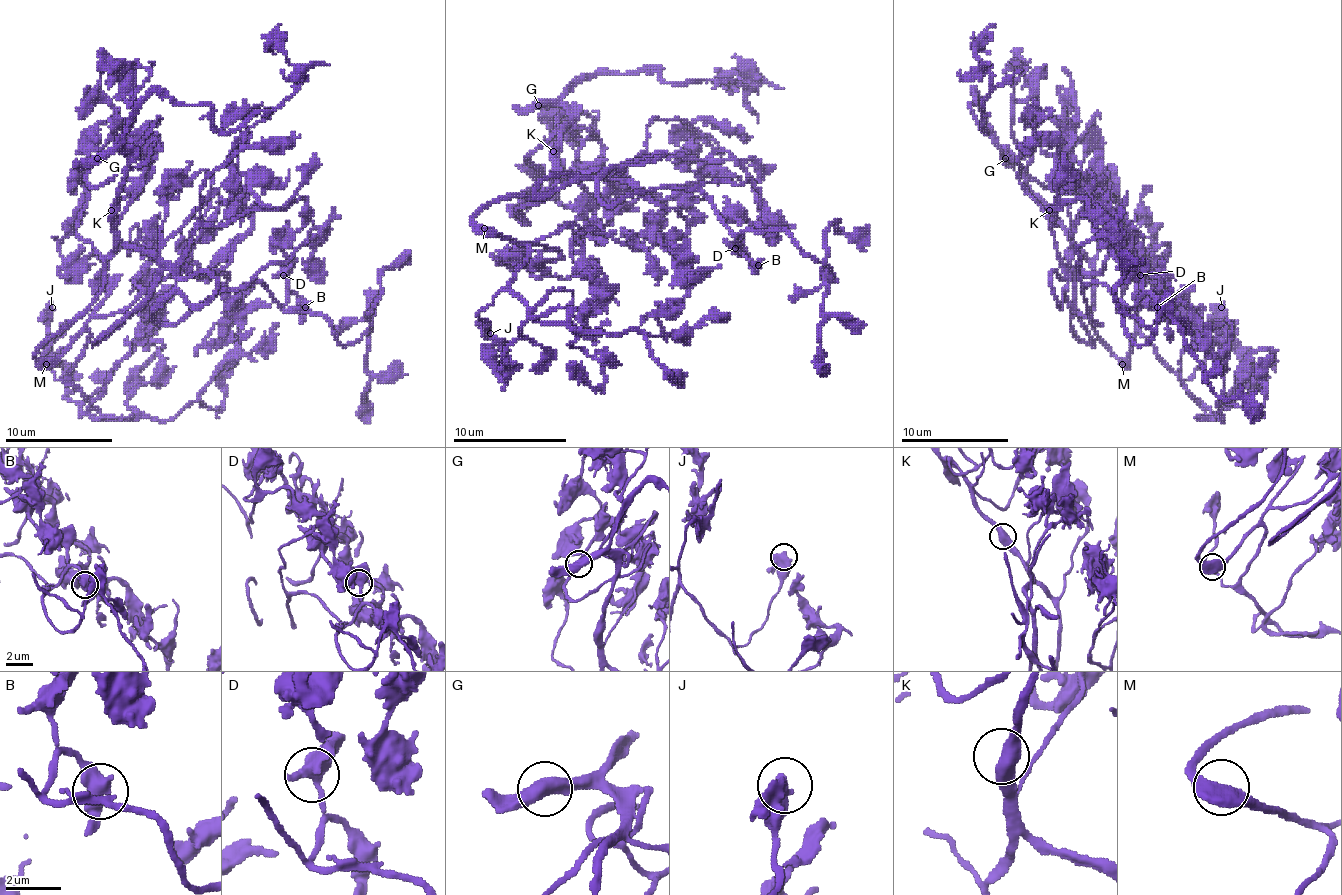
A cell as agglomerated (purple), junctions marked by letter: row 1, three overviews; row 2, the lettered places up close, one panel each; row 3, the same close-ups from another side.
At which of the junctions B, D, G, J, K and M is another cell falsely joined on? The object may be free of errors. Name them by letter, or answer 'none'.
none

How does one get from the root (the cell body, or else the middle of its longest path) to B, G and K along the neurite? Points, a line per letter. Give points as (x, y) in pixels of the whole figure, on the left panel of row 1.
B: (133, 248), (176, 280), (154, 320), (176, 323), (254, 283), (305, 307)
G: (133, 248), (116, 232), (116, 191), (125, 175), (127, 159), (119, 151), (106, 151), (98, 159)
K: (133, 248), (119, 237), (116, 215), (111, 210)

